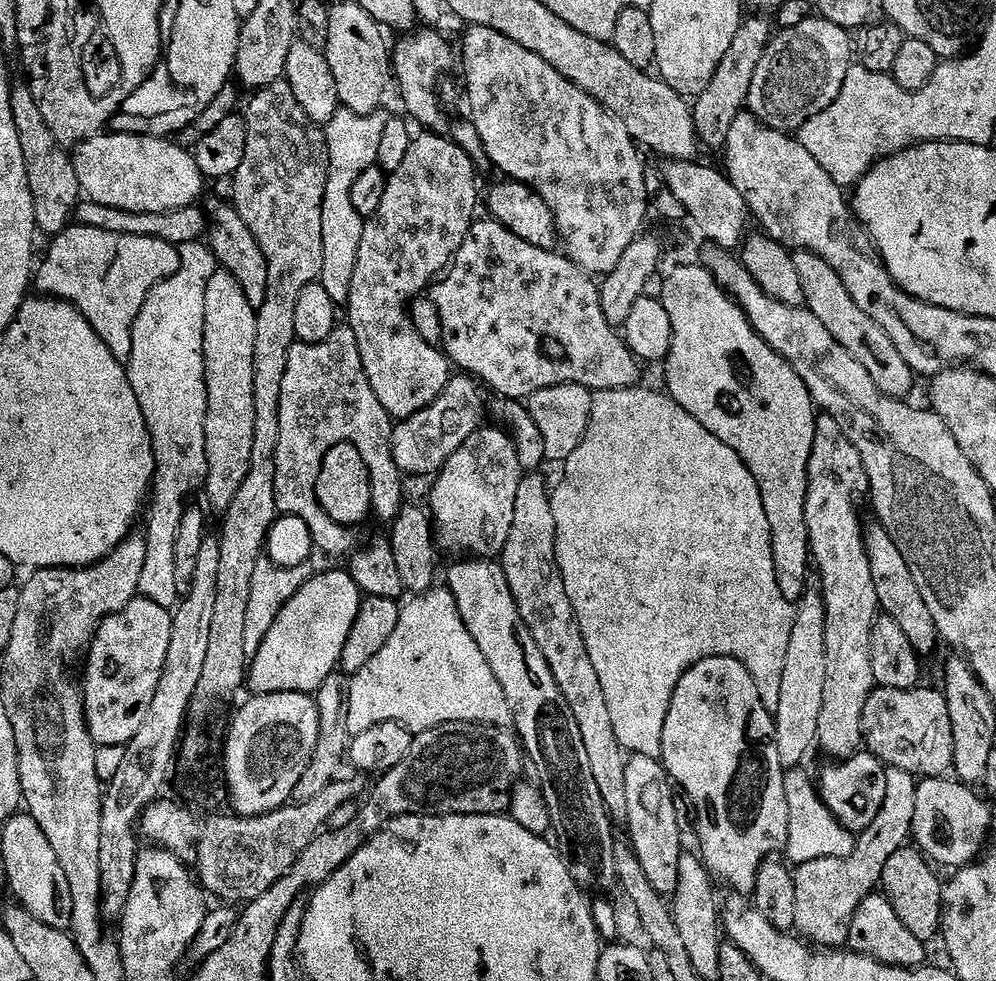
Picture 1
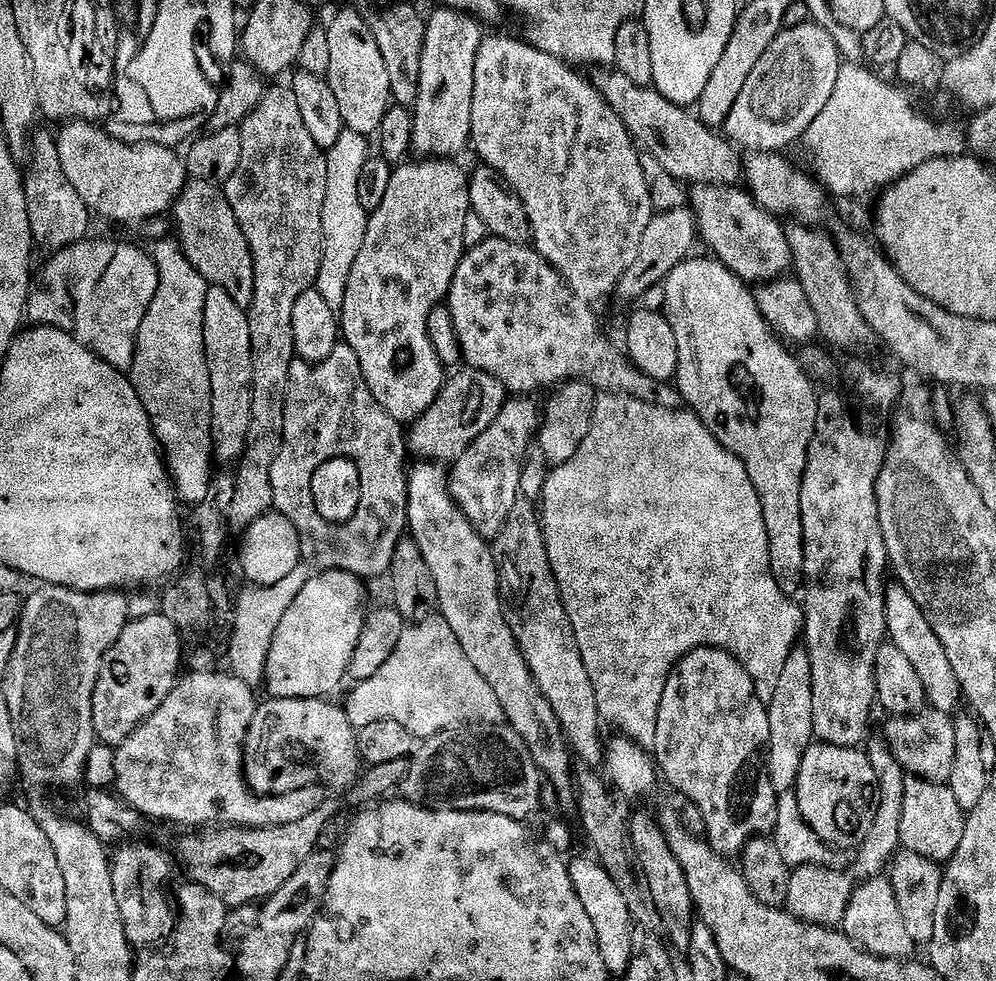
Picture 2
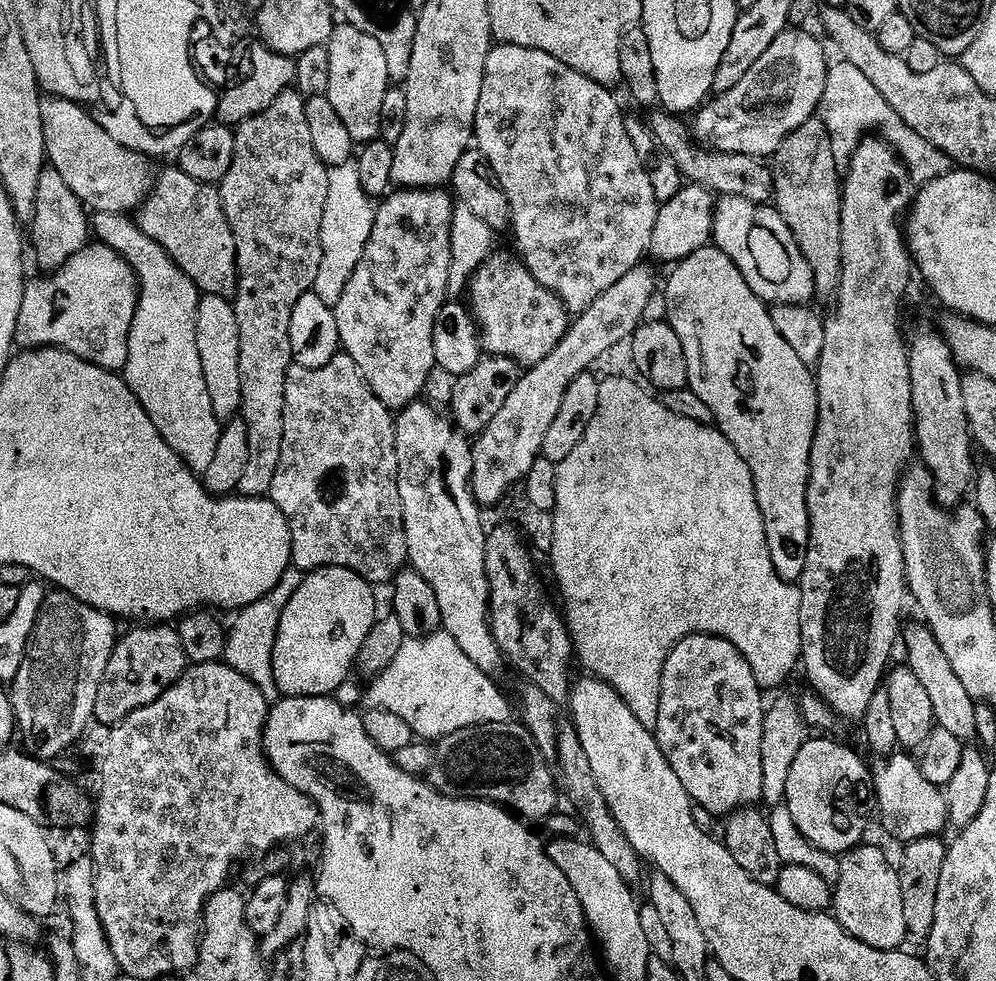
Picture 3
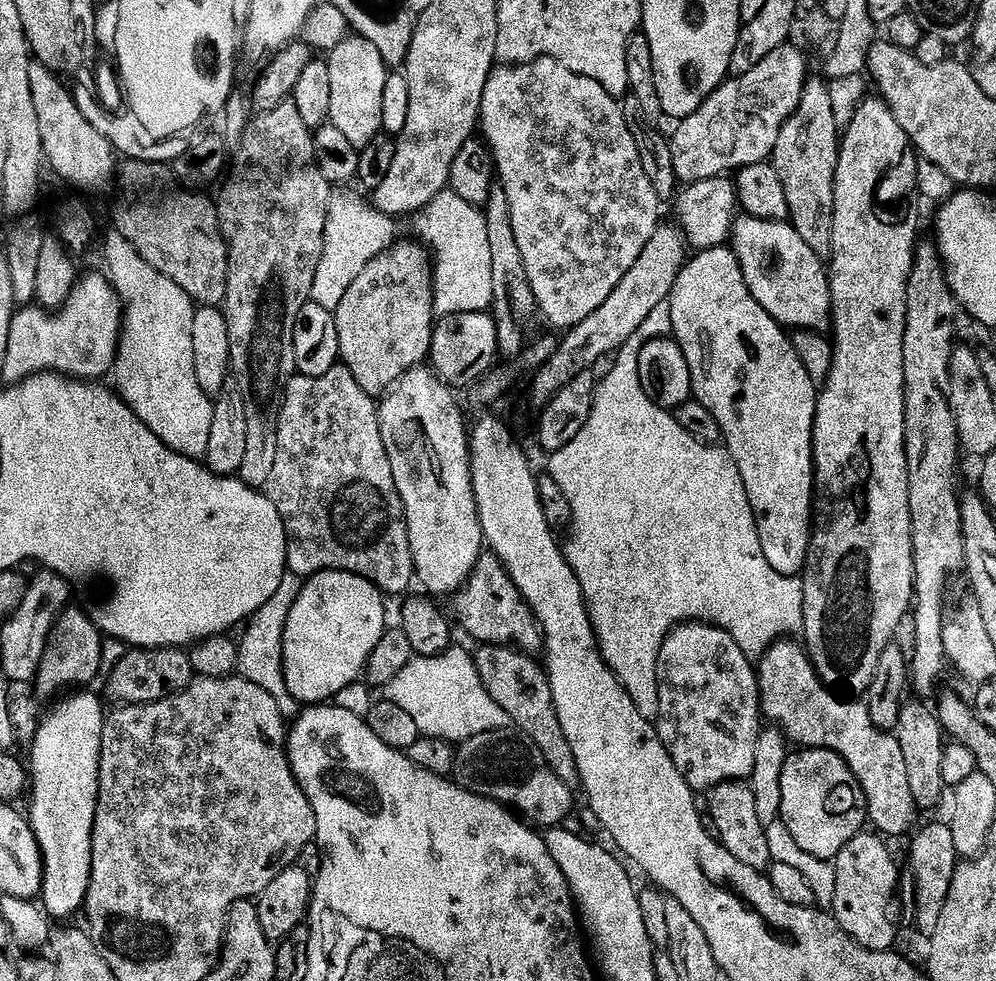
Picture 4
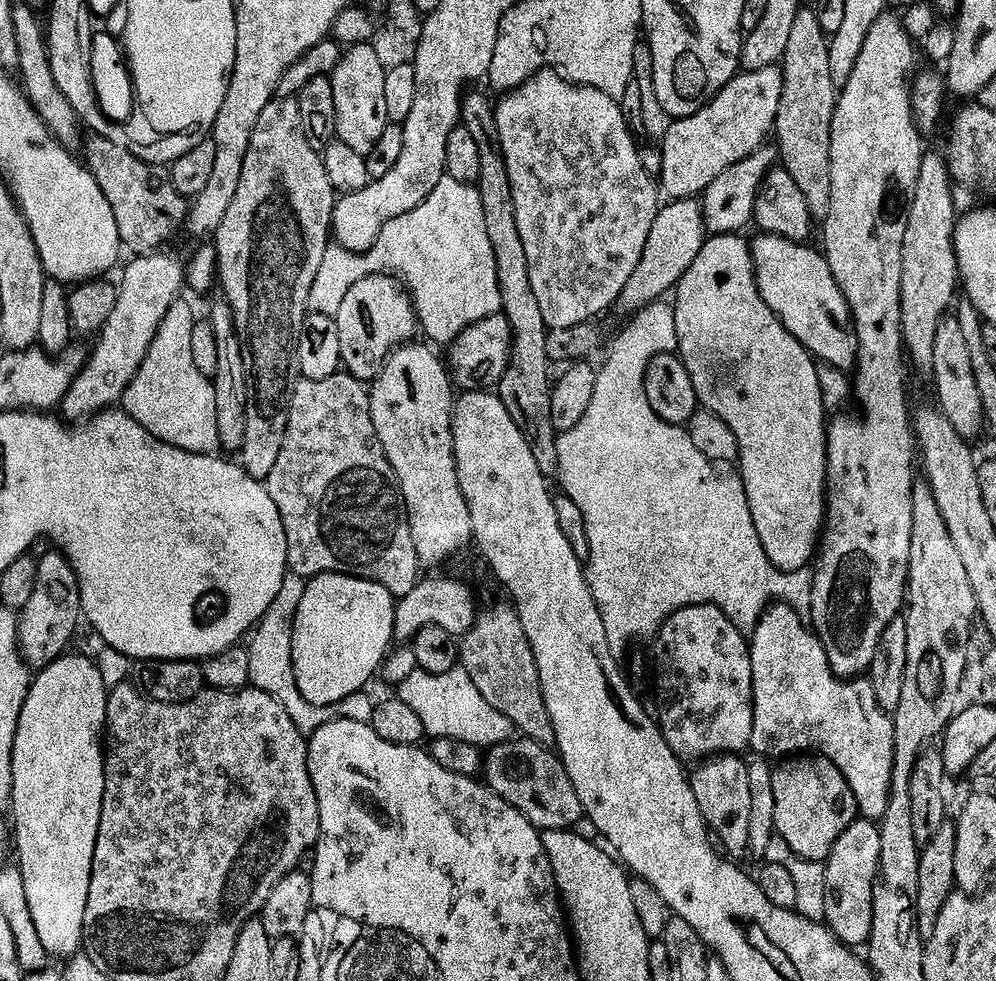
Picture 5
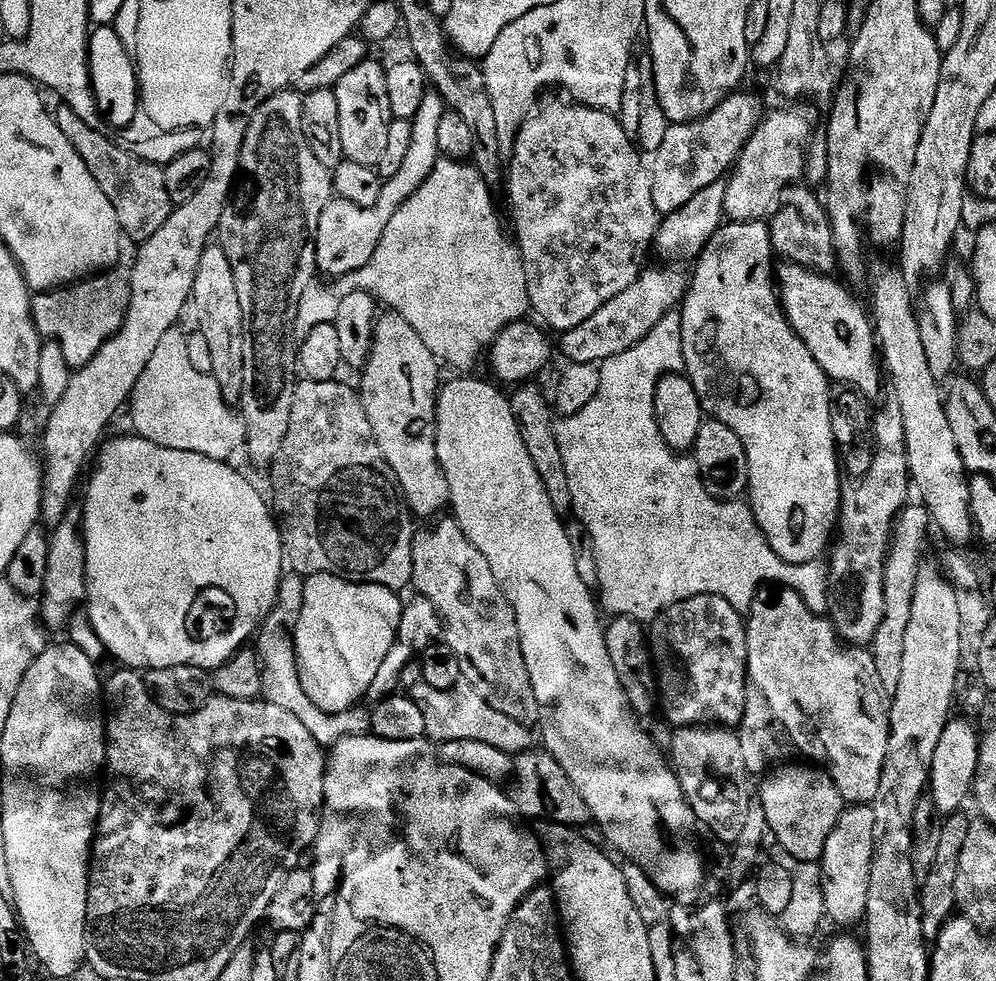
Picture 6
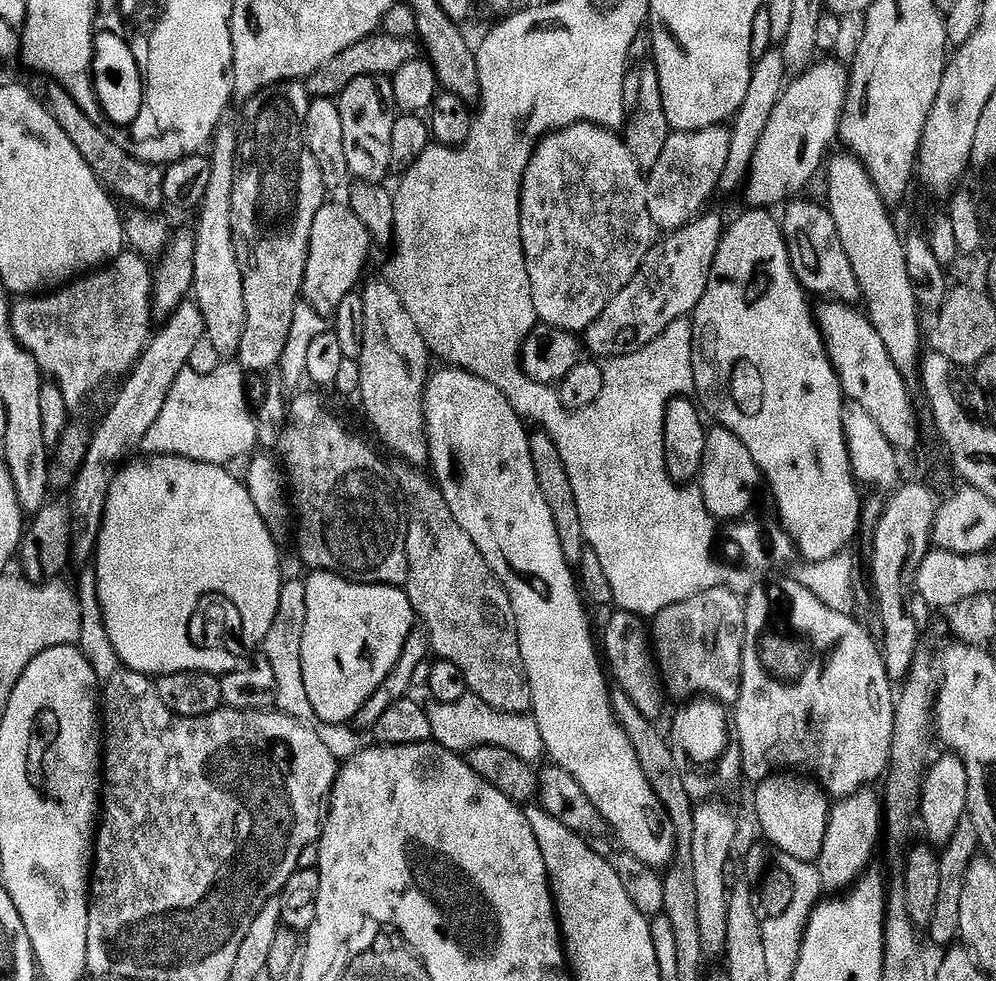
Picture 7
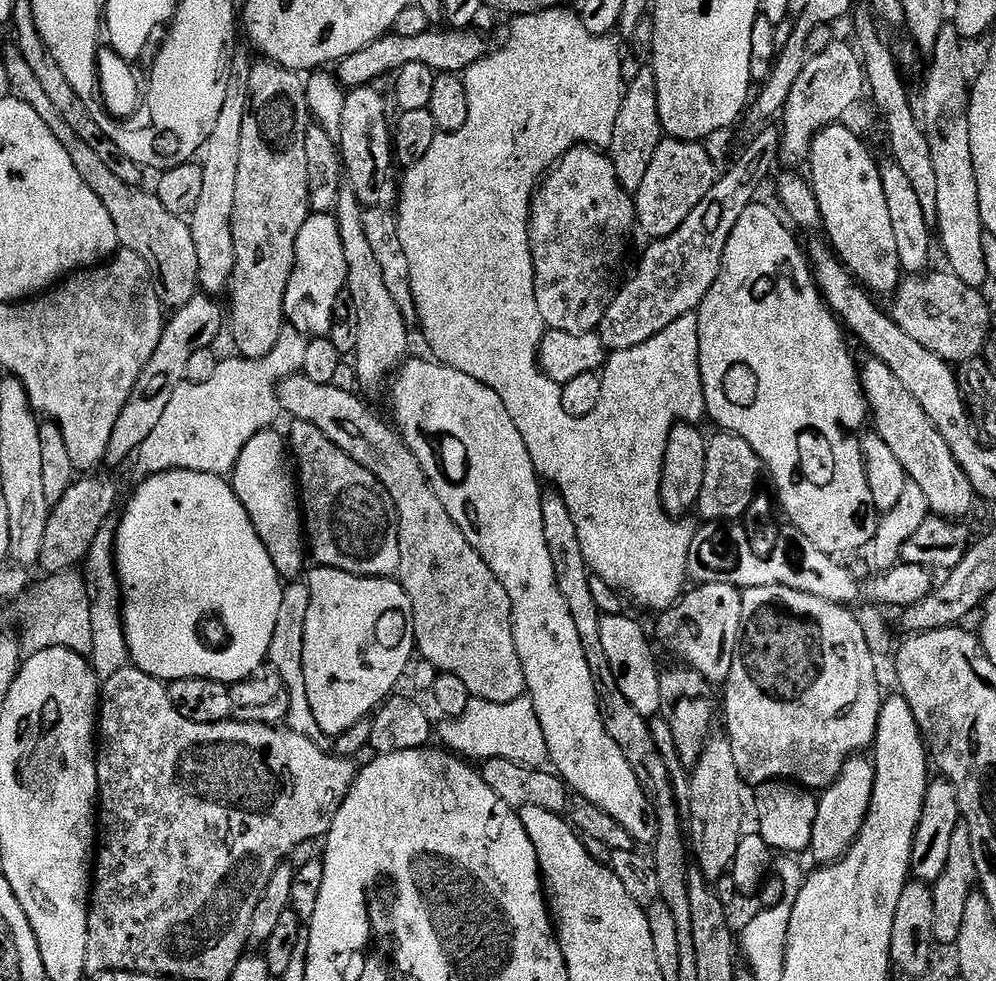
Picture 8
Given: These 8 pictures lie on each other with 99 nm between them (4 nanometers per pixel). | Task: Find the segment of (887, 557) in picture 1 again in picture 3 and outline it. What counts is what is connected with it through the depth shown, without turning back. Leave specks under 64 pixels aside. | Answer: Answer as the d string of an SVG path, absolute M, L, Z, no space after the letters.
M917 622L903 629L902 632L902 652L908 655L906 667L914 670L914 675L918 677L930 697L930 703L934 706L934 718L936 724L942 730L950 730L954 738L962 742L972 742L977 739L975 732L974 712L978 707L977 701L973 700L970 694L966 694L966 686L962 686L962 681L958 674L950 666L950 658L946 658L946 653L942 646L938 646L938 638L934 638L931 628L923 622Z

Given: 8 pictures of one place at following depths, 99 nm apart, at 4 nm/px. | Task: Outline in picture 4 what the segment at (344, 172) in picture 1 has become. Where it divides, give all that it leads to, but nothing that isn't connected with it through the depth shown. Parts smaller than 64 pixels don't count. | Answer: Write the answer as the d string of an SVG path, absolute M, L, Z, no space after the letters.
M348 186L335 189L328 203L326 214L326 234L324 235L324 249L322 262L318 262L318 274L314 274L314 286L310 297L311 303L322 306L326 311L335 313L336 307L346 298L346 290L366 270L366 266L378 254L391 248L398 239L396 233L397 221L385 212L377 210L375 203L363 200L359 191L351 192Z

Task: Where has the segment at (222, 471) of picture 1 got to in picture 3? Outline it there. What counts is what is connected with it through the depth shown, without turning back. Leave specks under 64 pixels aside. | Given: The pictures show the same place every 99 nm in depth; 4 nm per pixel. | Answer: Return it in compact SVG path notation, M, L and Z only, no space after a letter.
M201 295L196 319L196 337L198 358L202 358L202 378L206 378L206 390L210 390L214 414L221 422L229 422L241 415L242 406L240 335L235 303L221 296Z

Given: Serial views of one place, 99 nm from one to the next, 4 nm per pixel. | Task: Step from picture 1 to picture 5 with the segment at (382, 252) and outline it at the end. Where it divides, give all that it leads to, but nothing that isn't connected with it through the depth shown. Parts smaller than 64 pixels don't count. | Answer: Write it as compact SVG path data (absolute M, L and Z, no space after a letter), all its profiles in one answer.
M387 274L354 282L346 298L342 298L342 306L336 311L334 319L338 326L338 346L343 367L347 375L361 382L375 380L385 360L397 348L415 341L418 336L416 307L412 305L412 297L397 277Z

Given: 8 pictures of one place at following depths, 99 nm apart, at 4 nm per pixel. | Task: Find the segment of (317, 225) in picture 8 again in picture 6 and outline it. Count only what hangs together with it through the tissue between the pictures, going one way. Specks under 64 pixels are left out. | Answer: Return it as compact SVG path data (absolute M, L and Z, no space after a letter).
M430 90L426 98L422 98L422 106L418 110L412 122L412 133L410 134L410 150L406 159L402 162L398 174L394 178L384 181L384 189L374 202L374 206L363 208L354 206L354 202L346 202L339 198L333 198L322 210L322 218L318 218L318 234L316 235L316 266L325 277L339 278L349 276L352 272L362 270L370 258L374 258L374 250L378 242L382 242L382 234L386 234L386 226L390 226L390 218L398 214L398 210L416 192L426 178L434 170L437 160L441 159L438 150L438 126L446 111L443 98Z

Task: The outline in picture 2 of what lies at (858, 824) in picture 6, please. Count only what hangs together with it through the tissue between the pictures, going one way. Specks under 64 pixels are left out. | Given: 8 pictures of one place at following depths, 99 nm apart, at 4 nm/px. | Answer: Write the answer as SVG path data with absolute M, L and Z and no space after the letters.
M884 874L857 883L846 906L842 931L864 951L887 960L907 960L918 948L906 931L902 913L898 910L898 898L894 898L892 881Z

